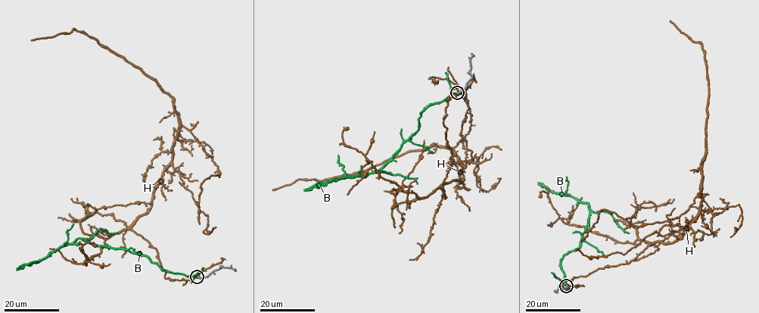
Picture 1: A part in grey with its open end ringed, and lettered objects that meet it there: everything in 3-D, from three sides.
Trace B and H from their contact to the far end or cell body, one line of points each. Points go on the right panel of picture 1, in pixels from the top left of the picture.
B: (567, 286), (561, 264), (564, 254), (579, 248), (588, 223), (588, 204), (537, 183)
H: (567, 286), (561, 282), (631, 261), (648, 245), (680, 237), (698, 211), (706, 66), (701, 44), (670, 20)

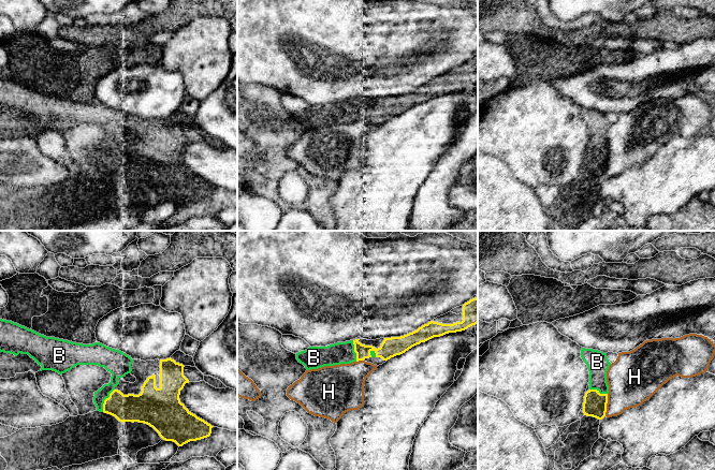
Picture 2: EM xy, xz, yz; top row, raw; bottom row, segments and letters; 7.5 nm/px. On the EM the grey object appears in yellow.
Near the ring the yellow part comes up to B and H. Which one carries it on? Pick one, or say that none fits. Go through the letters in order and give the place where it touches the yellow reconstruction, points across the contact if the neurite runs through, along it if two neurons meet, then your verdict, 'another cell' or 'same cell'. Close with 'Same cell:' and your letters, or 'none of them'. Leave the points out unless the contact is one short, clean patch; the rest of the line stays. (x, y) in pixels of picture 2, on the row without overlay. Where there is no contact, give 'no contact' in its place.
B: contact xy (104, 160); same cell
H: contact yz (606, 164); another cell
Same cell: B

